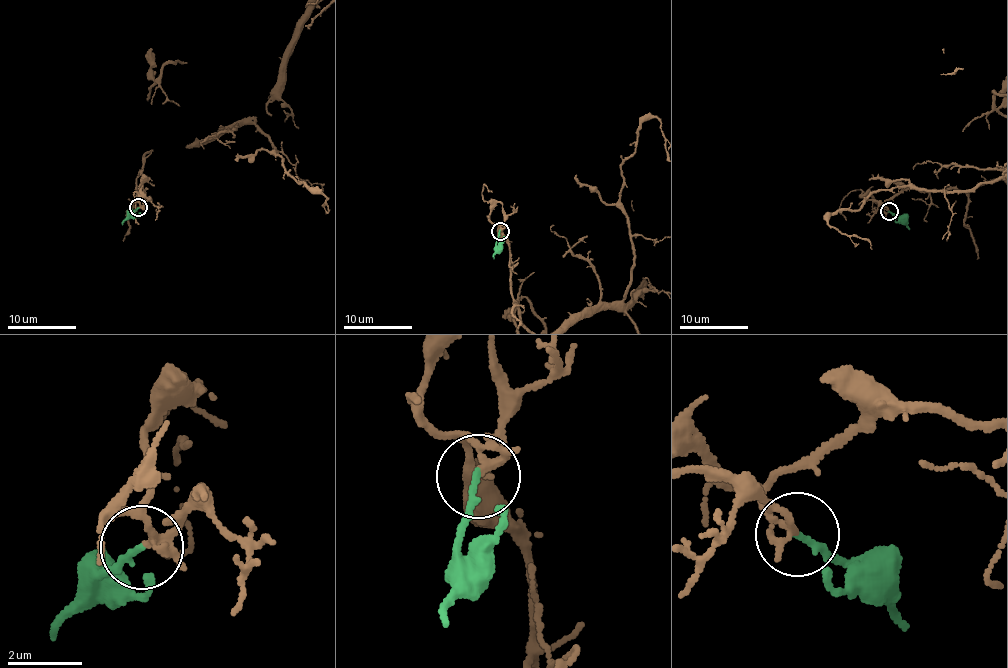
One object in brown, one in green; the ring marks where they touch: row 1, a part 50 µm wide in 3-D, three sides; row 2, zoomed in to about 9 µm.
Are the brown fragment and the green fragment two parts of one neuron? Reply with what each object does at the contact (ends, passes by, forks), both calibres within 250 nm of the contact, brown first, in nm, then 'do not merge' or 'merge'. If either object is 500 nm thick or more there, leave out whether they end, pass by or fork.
brown forks; green ends; calibres 140 and 170 nm; merge

